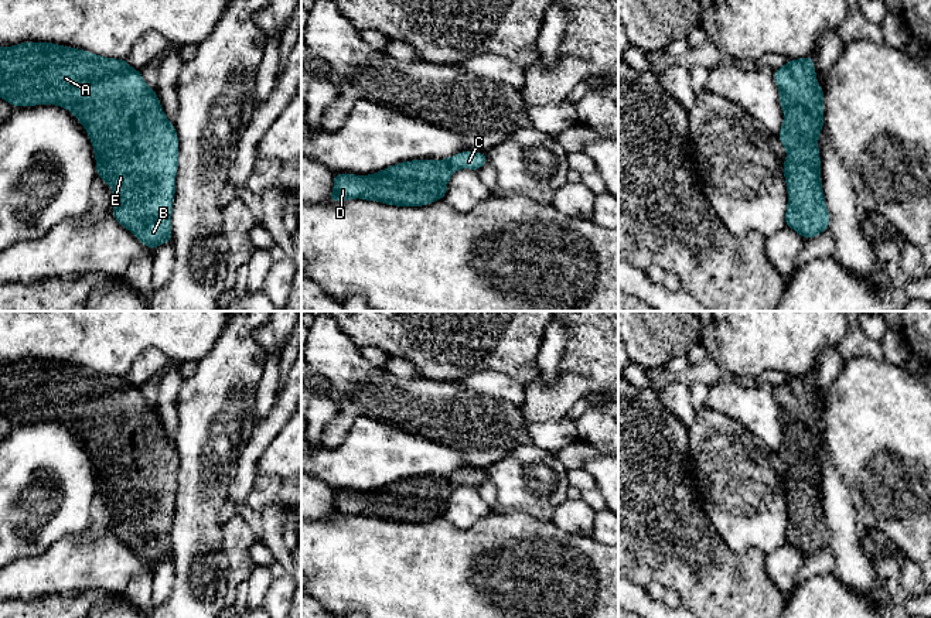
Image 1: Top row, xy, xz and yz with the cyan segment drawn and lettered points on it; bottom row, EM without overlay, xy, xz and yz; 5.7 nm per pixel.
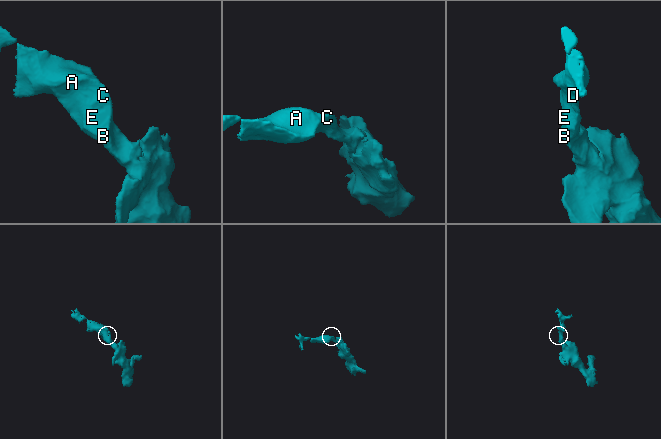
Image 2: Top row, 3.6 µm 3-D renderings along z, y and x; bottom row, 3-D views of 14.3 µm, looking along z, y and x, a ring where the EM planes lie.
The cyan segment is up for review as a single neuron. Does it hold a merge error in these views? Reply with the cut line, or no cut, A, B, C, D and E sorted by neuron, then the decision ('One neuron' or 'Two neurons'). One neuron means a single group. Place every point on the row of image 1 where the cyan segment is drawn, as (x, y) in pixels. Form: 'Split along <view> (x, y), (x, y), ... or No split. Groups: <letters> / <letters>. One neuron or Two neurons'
No split. Groups: A B C D E. One neuron

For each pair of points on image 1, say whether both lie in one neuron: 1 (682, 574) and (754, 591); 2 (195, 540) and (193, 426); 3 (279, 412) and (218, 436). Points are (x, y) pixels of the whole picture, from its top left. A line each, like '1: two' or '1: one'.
1: one
2: one
3: two

